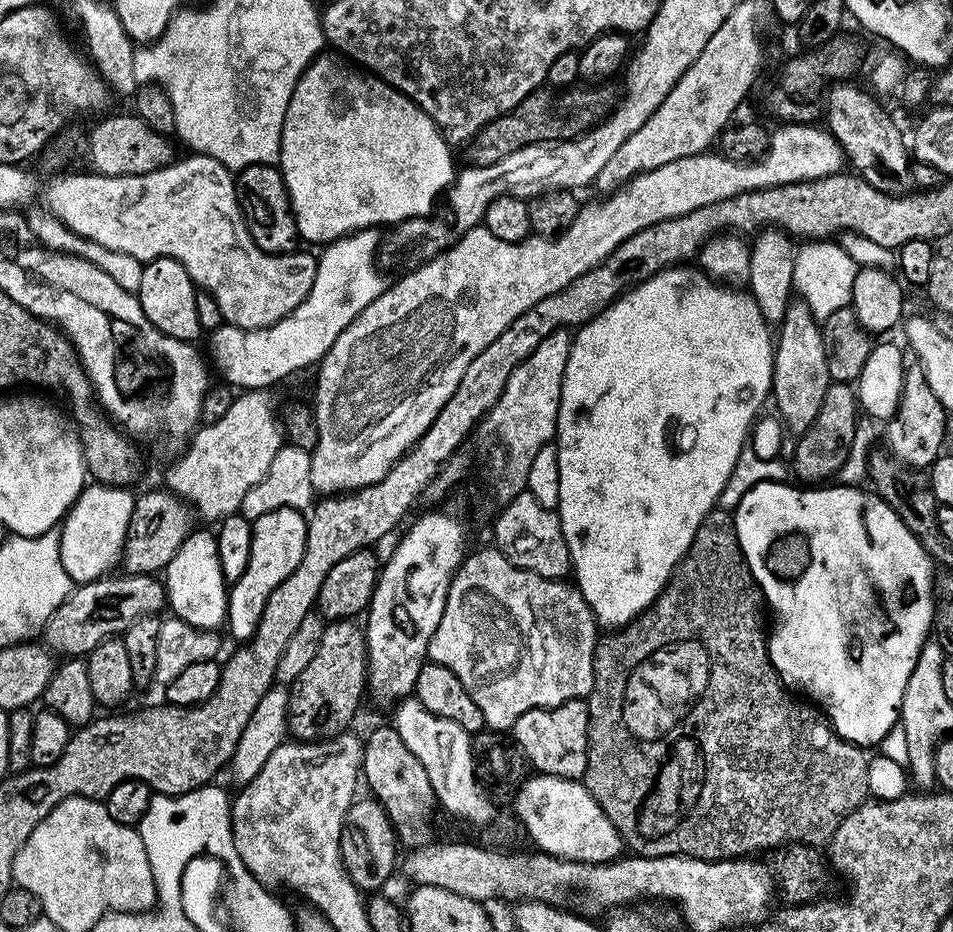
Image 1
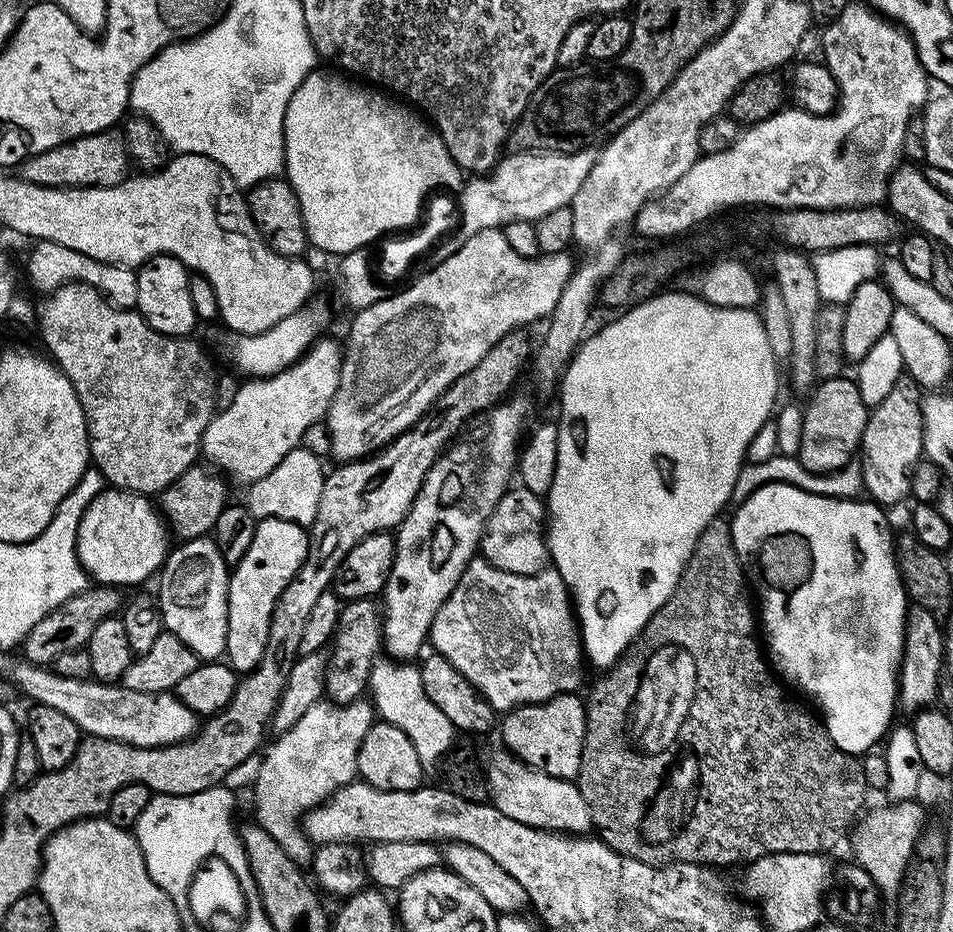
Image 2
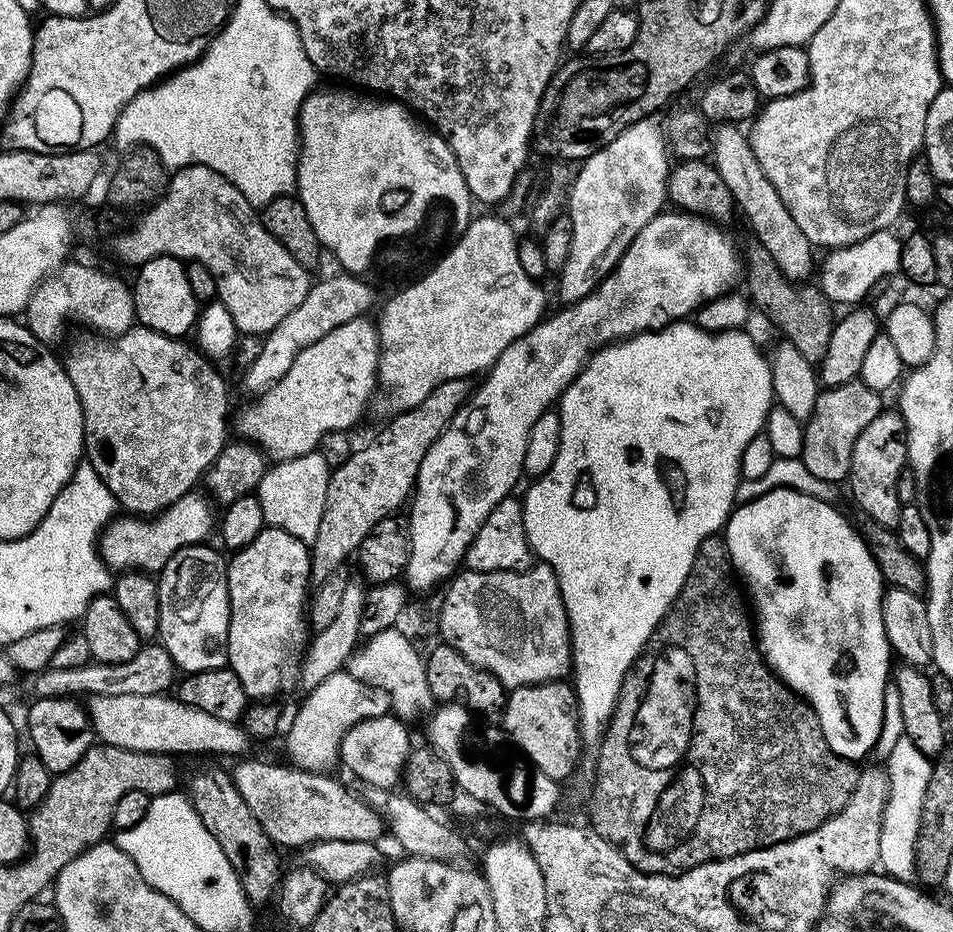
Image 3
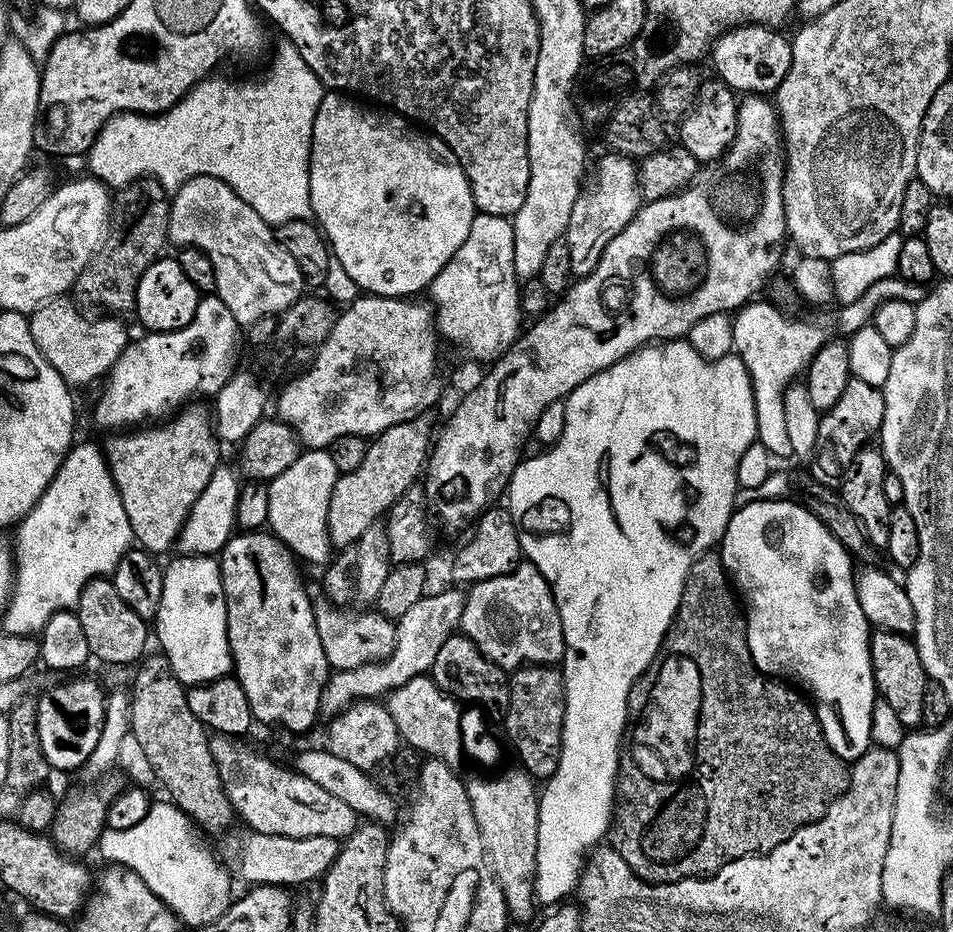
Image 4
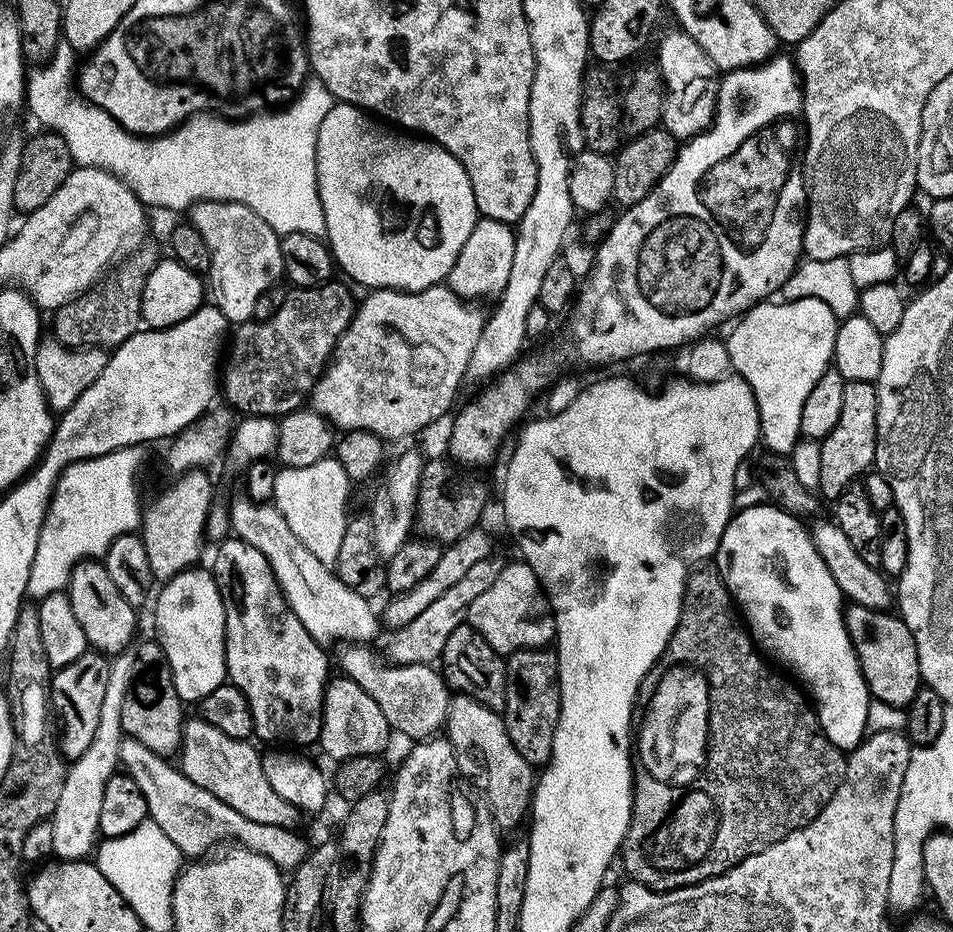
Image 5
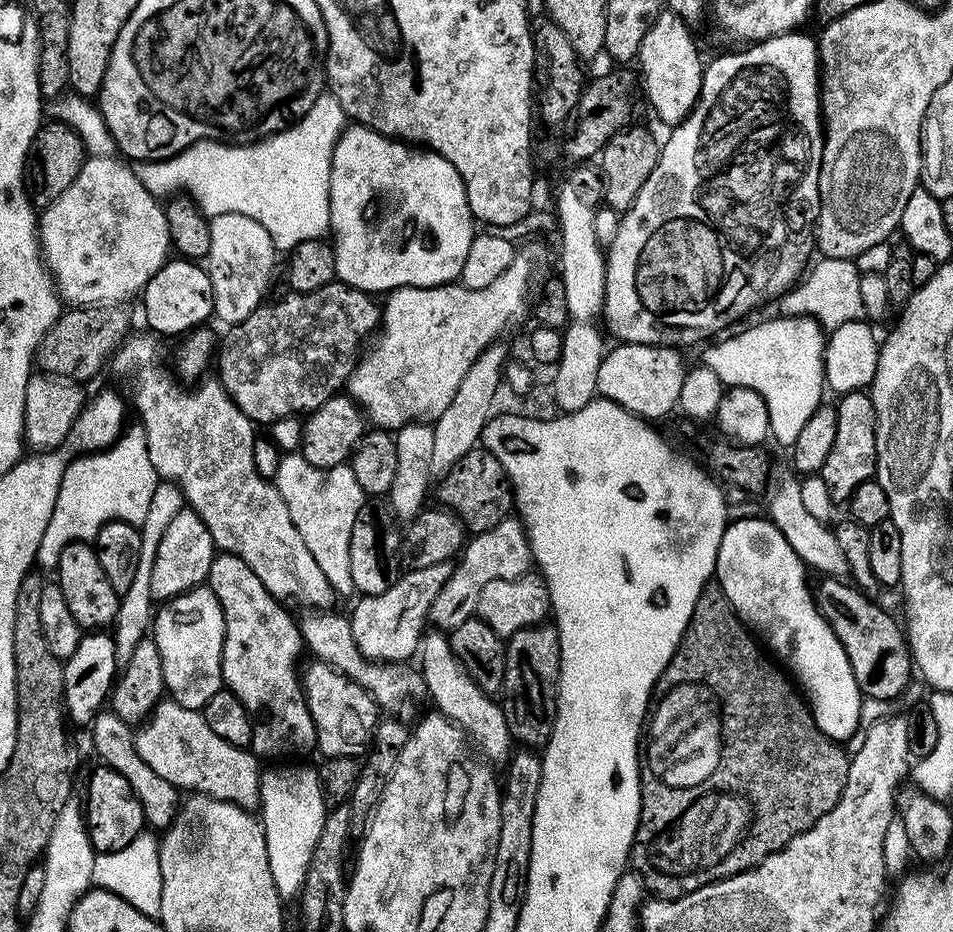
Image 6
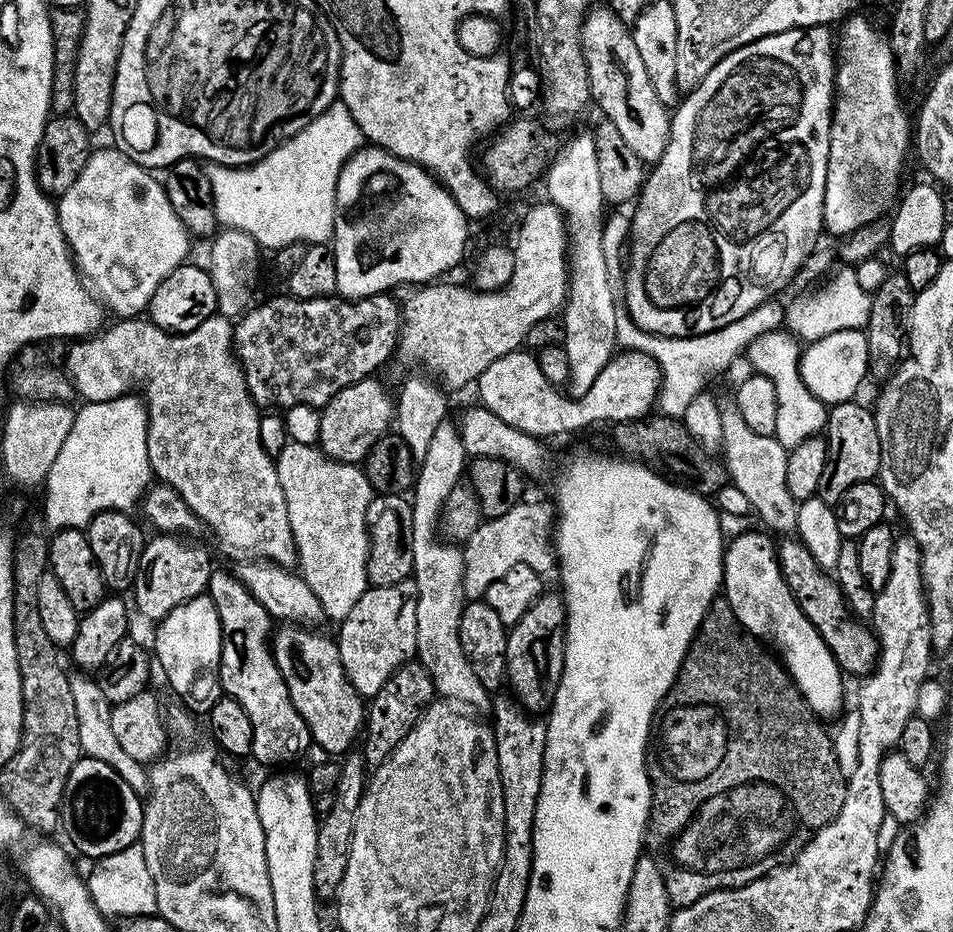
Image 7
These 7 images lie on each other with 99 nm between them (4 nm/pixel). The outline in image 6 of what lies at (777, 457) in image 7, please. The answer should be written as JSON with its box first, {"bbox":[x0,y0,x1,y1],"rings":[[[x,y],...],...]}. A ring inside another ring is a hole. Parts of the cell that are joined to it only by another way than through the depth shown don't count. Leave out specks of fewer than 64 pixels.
{"bbox":[767,466,848,578],"rings":[[[788,466],[778,469],[777,472],[775,469],[771,473],[770,484],[773,488],[772,493],[771,488],[767,493],[767,496],[769,495],[767,519],[776,524],[778,530],[782,530],[782,538],[786,538],[790,546],[794,546],[794,554],[798,554],[800,561],[813,573],[824,572],[820,574],[828,578],[843,577],[847,573],[848,563],[838,546],[835,531],[825,521],[814,518],[814,514],[810,514],[806,506],[802,506],[802,490],[797,473]]]}

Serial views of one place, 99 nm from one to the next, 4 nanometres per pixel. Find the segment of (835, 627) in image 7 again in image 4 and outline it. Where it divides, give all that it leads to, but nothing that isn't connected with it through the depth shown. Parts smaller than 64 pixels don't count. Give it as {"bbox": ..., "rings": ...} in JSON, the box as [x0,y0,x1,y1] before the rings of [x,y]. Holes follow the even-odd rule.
{"bbox":[870,628,929,730],"rings":[[[885,628],[873,631],[870,638],[870,660],[879,699],[888,703],[889,710],[896,715],[897,722],[904,730],[919,729],[922,725],[922,694],[929,678],[922,666],[915,639],[903,632],[891,632]]]}

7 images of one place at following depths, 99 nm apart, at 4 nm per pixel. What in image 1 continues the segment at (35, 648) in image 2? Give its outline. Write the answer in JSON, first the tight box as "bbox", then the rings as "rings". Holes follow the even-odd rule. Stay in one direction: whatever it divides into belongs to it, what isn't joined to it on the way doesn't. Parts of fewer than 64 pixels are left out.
{"bbox":[42,575,166,658],"rings":[[[114,575],[73,587],[68,599],[62,602],[62,606],[58,606],[58,610],[54,610],[54,614],[50,614],[50,618],[44,624],[42,640],[53,653],[65,652],[63,655],[68,658],[87,657],[88,652],[94,650],[94,646],[98,646],[103,640],[119,637],[138,618],[159,613],[159,608],[165,607],[166,589],[155,575]]]}

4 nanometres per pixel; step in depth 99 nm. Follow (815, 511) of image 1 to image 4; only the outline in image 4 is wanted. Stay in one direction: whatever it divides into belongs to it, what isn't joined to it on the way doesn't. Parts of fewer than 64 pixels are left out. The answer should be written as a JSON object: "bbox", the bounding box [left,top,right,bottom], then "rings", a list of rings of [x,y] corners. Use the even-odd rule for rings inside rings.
{"bbox":[718,498,878,762],"rings":[[[792,498],[759,500],[736,508],[724,528],[718,551],[746,609],[754,666],[773,678],[797,676],[812,691],[810,700],[830,750],[845,762],[857,760],[873,743],[872,711],[878,705],[878,693],[870,660],[873,629],[858,602],[853,557],[829,528]]]}

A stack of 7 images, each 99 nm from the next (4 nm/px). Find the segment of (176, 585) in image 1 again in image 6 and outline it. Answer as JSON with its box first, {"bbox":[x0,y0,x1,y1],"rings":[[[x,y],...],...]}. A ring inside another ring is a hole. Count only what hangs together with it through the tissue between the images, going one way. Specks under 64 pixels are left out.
{"bbox":[150,586,224,710],"rings":[[[207,586],[191,588],[172,600],[161,603],[154,616],[154,623],[150,628],[158,646],[158,654],[162,654],[162,674],[167,695],[177,700],[183,708],[202,710],[214,694],[222,690],[224,671],[222,670],[222,650],[224,649],[224,615],[218,598]]]}

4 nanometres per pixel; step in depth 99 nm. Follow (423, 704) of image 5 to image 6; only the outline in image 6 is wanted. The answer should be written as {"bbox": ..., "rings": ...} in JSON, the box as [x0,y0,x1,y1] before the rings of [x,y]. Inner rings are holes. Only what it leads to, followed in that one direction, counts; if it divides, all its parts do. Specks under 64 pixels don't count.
{"bbox":[299,610,425,714],"rings":[[[308,610],[304,617],[299,617],[300,637],[304,639],[307,651],[320,660],[323,664],[330,664],[337,668],[340,673],[348,676],[356,684],[369,692],[385,713],[400,714],[412,704],[412,696],[425,695],[423,675],[419,671],[407,672],[405,665],[400,662],[380,663],[374,660],[364,659],[364,655],[358,650],[354,642],[352,625],[347,615],[339,616],[336,610]]]}

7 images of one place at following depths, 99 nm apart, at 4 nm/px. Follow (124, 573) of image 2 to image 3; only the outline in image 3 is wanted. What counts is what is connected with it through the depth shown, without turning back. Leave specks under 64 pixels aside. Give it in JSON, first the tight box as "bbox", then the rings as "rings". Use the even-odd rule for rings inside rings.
{"bbox":[98,492,216,574],"rings":[[[188,492],[153,518],[120,516],[113,519],[101,535],[98,546],[104,563],[120,572],[136,569],[158,574],[177,550],[186,545],[205,543],[211,530],[213,533],[215,529],[216,514],[212,512],[213,505],[198,493]]]}

